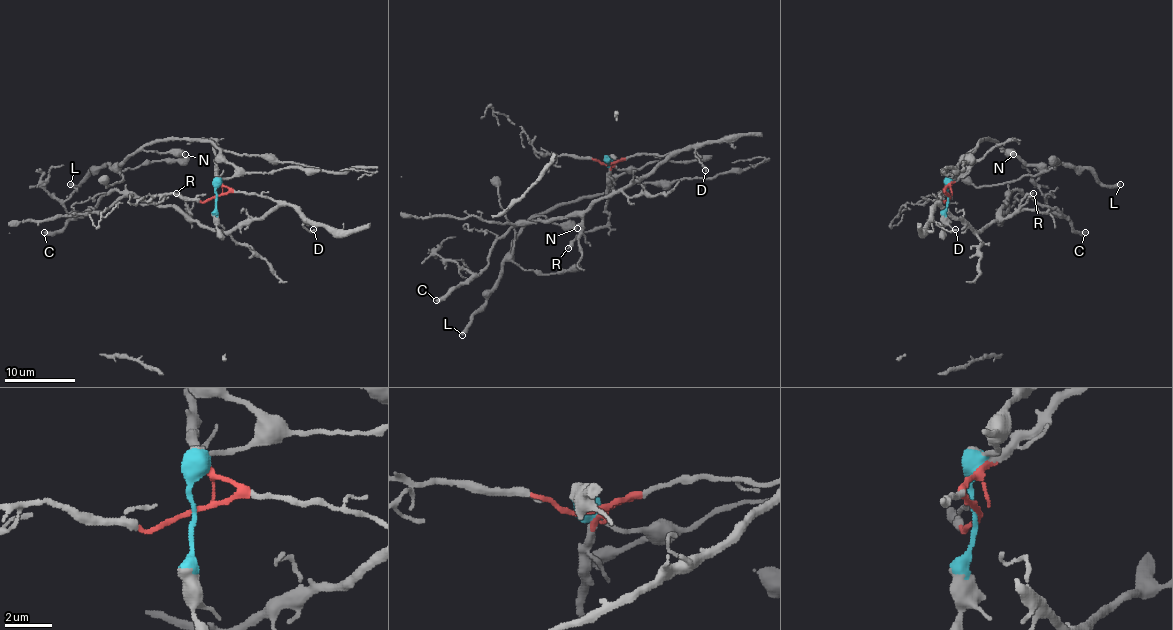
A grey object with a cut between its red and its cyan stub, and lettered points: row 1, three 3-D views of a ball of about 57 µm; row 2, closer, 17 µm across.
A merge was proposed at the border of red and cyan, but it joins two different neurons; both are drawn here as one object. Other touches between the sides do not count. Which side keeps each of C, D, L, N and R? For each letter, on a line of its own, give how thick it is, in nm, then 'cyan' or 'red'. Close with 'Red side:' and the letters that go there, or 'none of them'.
C: calibre 400 nm; red
D: calibre 190 nm; red
L: calibre 360 nm; cyan
N: calibre 600 nm; cyan
R: calibre 320 nm; red
Red side: C, D, R

